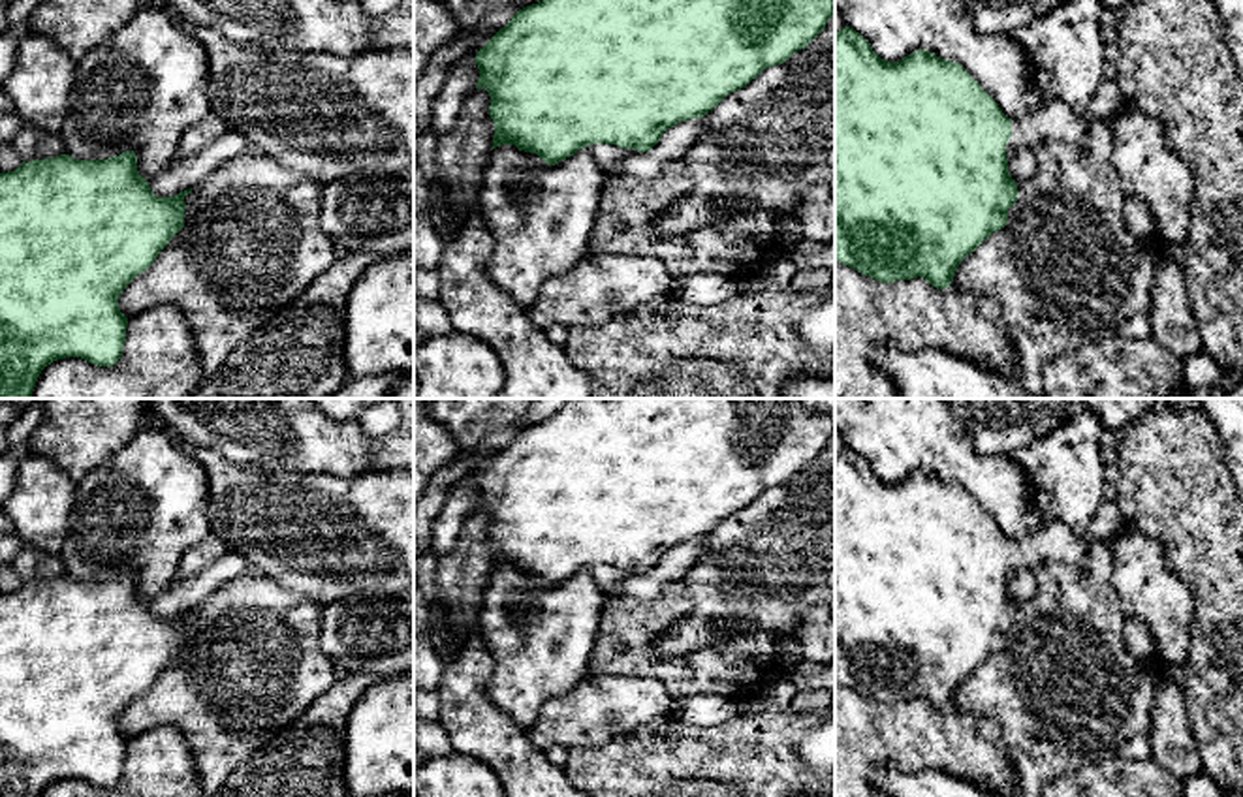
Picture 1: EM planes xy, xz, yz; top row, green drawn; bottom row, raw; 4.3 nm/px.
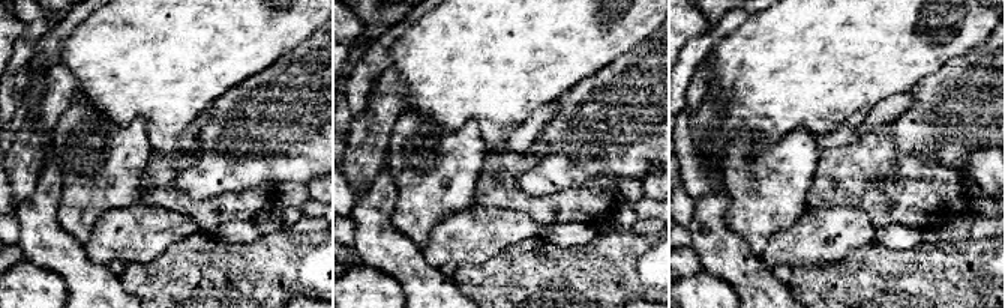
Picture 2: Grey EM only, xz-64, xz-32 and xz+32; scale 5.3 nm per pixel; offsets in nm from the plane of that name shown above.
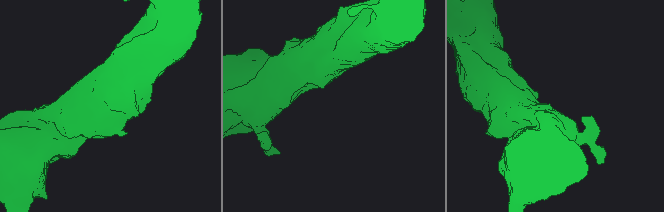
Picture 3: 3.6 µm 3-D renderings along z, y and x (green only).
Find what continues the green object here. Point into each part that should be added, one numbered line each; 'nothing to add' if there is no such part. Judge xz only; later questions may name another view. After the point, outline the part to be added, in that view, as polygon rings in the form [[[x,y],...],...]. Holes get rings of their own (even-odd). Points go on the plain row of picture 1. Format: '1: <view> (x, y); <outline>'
1: xz (608, 578); [[[606,564],[589,566],[587,570],[604,592],[613,592],[622,585],[624,579],[637,575],[637,570],[621,570]]]

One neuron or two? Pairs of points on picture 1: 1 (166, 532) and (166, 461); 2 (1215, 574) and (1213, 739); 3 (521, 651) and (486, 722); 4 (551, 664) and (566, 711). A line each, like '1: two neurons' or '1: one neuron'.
1: one neuron
2: one neuron
3: two neurons
4: two neurons

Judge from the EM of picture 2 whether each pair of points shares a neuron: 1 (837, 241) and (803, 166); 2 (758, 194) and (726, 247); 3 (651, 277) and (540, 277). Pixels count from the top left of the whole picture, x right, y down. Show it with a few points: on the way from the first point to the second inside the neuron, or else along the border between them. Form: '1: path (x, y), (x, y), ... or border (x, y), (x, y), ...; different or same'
1: border (807, 208), (789, 226), (779, 230); different
2: border (728, 197), (729, 206), (723, 223), (759, 257); different
3: path (624, 277), (567, 277); same

